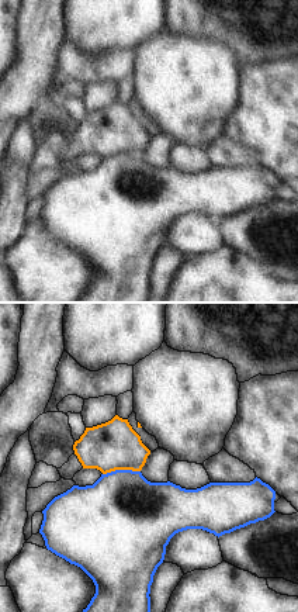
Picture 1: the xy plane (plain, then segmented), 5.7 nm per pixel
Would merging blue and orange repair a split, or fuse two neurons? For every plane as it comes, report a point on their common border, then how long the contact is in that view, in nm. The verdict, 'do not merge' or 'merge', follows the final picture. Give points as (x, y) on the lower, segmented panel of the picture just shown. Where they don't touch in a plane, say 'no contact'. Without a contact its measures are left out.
meets blue at (121, 470); contact 220 nm long

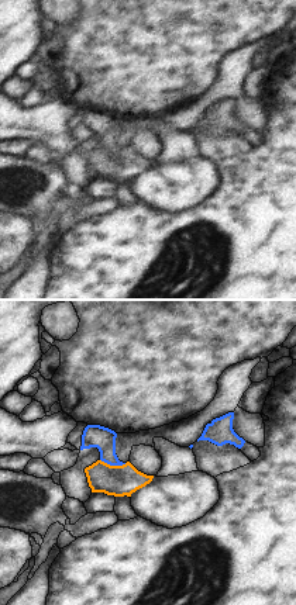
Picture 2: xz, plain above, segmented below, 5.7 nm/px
meets blue at (113, 465); contact 150 nm long

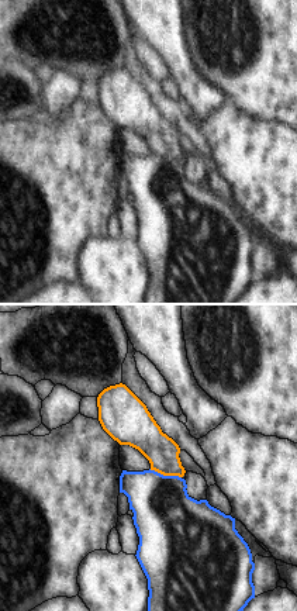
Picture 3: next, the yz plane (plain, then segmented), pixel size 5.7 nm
meets blue at (165, 476); contact 190 nm long

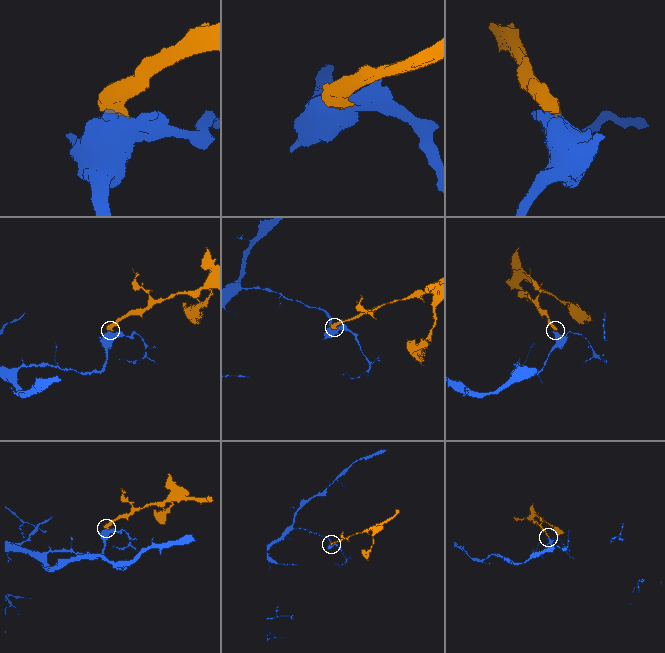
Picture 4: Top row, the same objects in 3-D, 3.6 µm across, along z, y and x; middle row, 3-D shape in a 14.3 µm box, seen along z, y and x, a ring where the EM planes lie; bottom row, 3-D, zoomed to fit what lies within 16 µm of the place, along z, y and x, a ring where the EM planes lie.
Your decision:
do not merge

